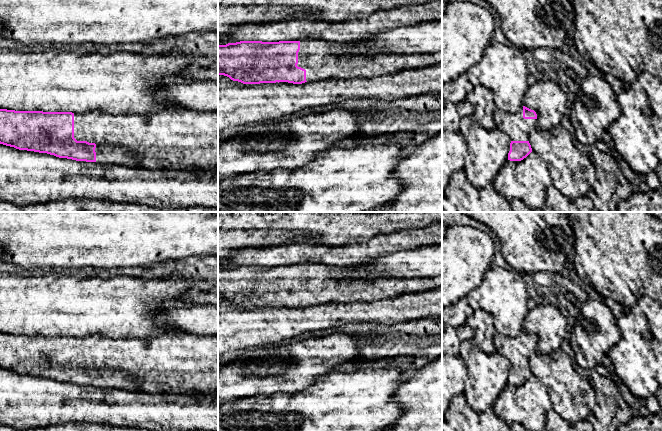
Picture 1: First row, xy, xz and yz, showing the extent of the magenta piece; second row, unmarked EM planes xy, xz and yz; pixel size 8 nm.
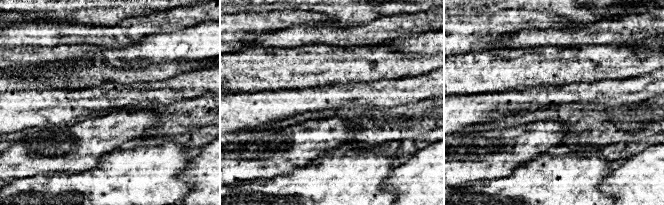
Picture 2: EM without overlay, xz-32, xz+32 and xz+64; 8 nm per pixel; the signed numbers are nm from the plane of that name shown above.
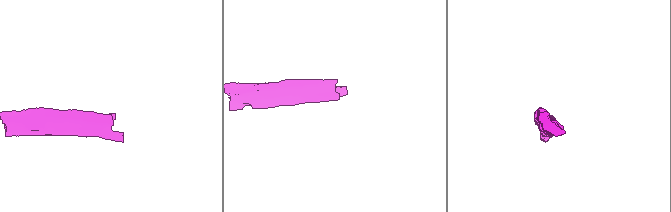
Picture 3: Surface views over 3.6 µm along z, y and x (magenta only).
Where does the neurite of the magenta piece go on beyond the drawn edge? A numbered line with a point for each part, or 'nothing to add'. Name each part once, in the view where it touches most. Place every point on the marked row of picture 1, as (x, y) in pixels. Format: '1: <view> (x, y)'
1: xy (175, 137)

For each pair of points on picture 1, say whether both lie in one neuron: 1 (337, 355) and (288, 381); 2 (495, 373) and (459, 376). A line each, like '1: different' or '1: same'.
1: same
2: different

